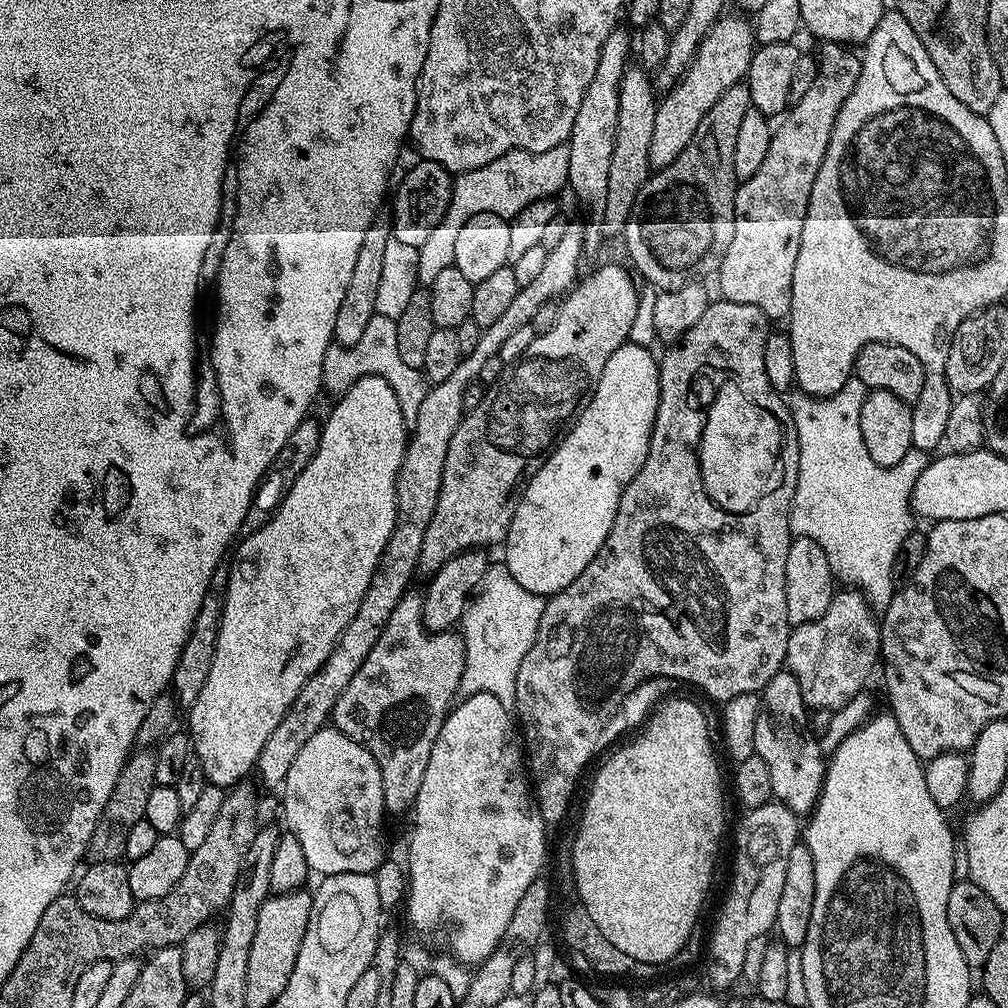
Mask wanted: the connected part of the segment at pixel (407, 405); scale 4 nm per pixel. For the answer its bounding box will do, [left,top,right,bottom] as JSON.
[323,314,430,430]

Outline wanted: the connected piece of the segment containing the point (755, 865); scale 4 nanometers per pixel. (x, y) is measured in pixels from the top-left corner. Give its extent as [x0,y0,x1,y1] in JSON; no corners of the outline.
[706,802,802,988]

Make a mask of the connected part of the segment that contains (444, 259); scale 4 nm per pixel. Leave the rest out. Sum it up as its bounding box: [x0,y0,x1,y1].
[417,143,570,286]

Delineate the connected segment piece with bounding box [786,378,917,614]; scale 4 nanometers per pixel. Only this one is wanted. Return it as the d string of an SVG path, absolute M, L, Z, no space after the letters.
M850 378L842 386L842 390L838 390L832 396L807 396L806 393L799 390L793 391L787 397L787 405L791 409L793 424L797 430L798 442L798 462L796 463L797 488L794 490L794 498L792 499L792 512L788 515L788 525L792 527L796 536L805 536L811 540L816 540L818 546L822 546L822 550L826 550L826 558L832 567L832 575L837 581L840 580L841 585L855 586L859 591L864 593L864 599L872 606L873 612L882 614L888 609L888 603L892 601L894 595L894 585L891 578L891 567L894 563L895 554L899 547L902 546L903 539L909 532L913 531L914 513L912 510L912 491L914 490L914 482L917 473L904 472L905 470L893 470L878 466L878 462L874 462L874 458L870 458L870 450L866 450L866 442L862 438L862 426L860 425L860 415L862 414L862 402L868 397L869 389L864 387L861 380Z

